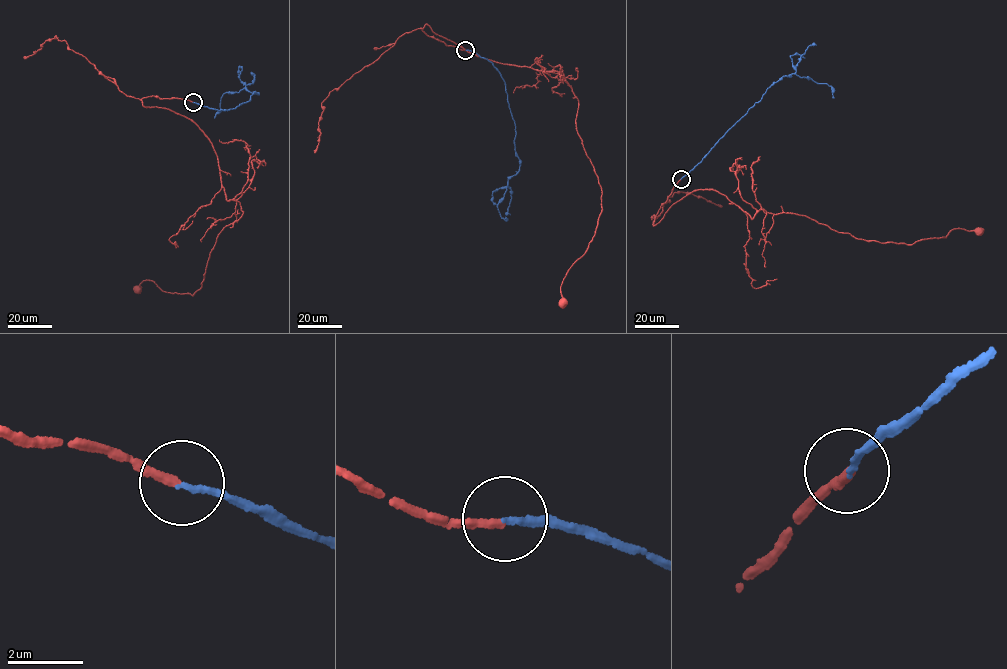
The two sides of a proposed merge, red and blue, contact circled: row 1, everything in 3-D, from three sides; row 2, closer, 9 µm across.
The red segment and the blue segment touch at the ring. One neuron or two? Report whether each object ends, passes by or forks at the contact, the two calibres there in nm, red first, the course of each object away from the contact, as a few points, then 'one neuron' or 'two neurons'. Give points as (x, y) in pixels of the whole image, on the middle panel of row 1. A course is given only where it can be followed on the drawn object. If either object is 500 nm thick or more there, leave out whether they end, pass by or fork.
red ends; blue ends; calibres 220 and 170 nm; course red (465, 50), (422, 30), (488, 60), (558, 72), (578, 100), (576, 130), (602, 208), (563, 280), (561, 302); course blue (465, 49), (487, 59), (499, 71), (515, 126), (518, 172), (507, 182), (497, 205), (501, 217), (506, 218); one neuron

